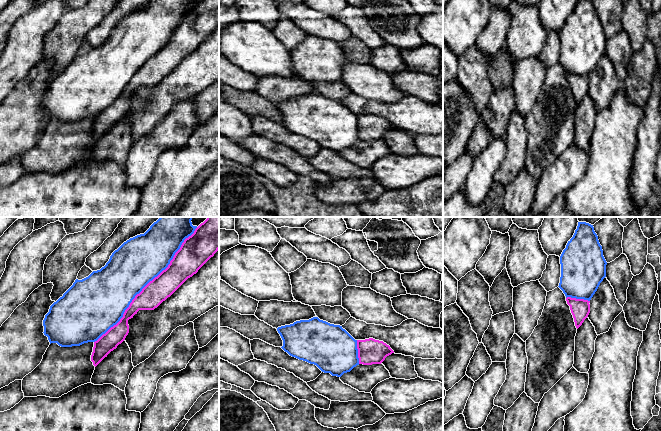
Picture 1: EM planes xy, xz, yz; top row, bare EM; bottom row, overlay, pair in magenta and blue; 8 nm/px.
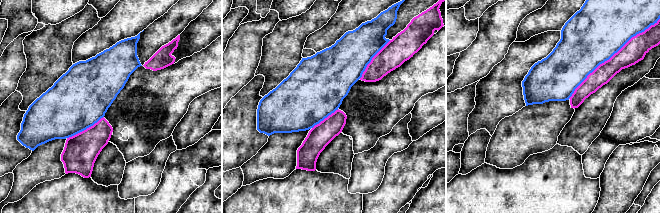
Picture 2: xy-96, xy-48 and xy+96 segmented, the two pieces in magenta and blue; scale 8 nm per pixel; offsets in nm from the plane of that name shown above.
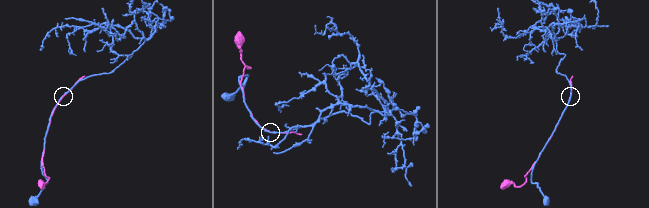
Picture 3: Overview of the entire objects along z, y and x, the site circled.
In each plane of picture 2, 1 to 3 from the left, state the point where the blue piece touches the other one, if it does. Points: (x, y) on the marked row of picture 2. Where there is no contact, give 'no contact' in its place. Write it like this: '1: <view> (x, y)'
1: xy-96 (86, 129)
2: xy-48 (372, 59)
3: xy+96 (613, 55)

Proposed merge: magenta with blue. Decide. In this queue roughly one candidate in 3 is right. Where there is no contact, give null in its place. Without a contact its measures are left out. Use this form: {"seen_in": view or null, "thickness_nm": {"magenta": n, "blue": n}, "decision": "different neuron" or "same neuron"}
{"seen_in": "xy", "thickness_nm": {"magenta": 190, "blue": 380}, "decision": "different neuron"}

